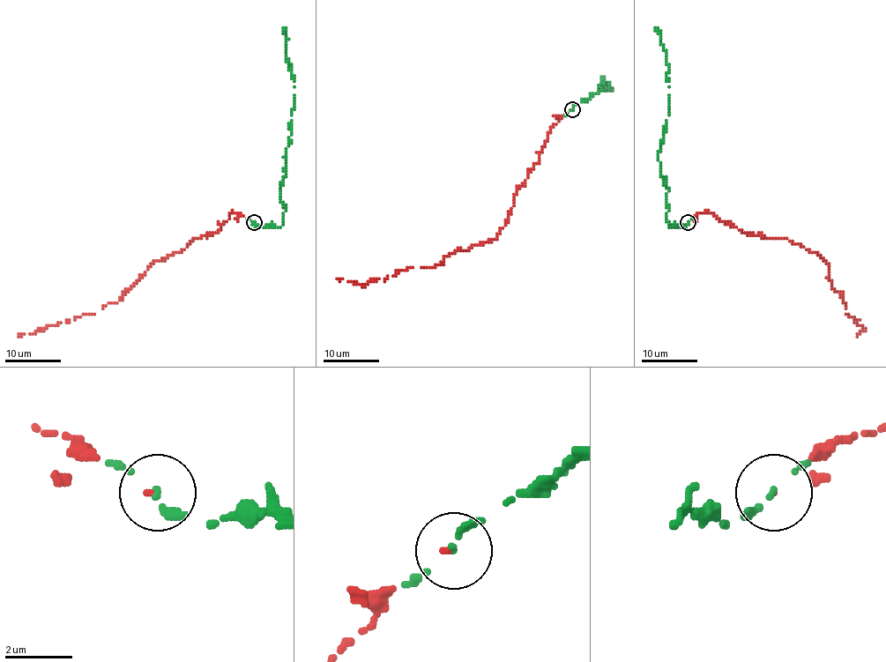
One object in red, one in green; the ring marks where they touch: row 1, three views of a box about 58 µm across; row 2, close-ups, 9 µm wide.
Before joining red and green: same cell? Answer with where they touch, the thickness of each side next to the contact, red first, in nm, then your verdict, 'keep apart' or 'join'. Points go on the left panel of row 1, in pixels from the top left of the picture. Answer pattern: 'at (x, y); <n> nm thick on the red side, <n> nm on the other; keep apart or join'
at (254, 222); 90 nm thick on the red side, 90 nm on the other; join

